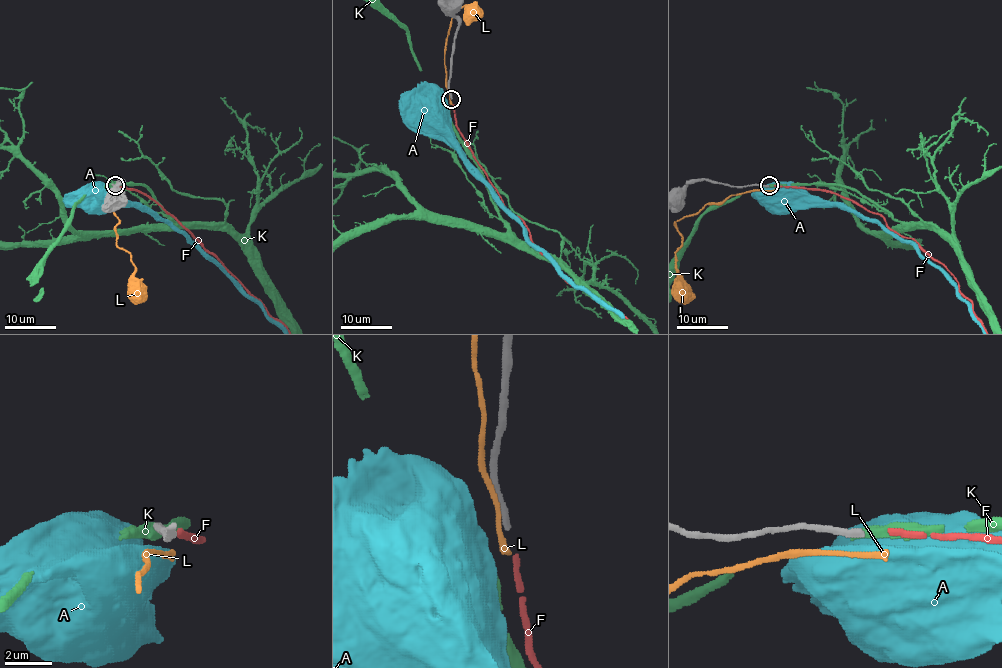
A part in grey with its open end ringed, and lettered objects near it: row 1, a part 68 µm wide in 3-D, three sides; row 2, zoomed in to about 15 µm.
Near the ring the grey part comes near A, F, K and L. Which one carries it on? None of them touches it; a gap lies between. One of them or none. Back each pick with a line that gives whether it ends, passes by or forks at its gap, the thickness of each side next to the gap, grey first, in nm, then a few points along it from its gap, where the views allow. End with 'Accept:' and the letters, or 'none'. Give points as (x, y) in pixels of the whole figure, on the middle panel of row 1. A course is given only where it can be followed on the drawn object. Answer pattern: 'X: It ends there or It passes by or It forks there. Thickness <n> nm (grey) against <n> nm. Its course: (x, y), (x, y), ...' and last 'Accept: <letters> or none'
F: It ends there. Thickness 280 nm (grey) against 240 nm
Accept: F

